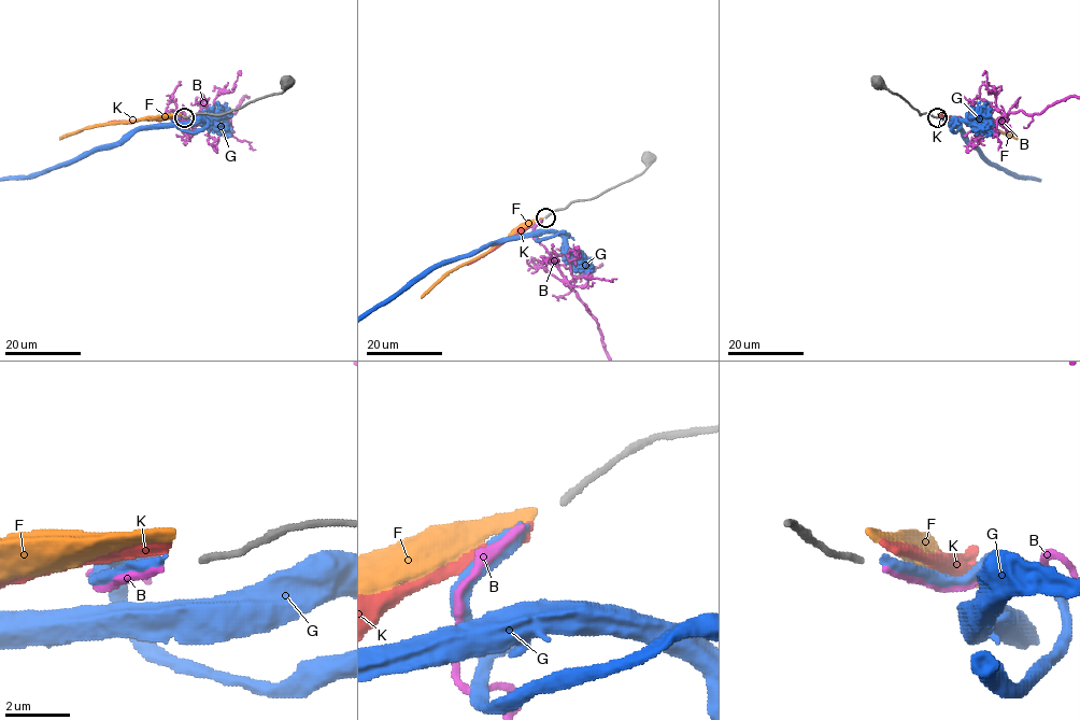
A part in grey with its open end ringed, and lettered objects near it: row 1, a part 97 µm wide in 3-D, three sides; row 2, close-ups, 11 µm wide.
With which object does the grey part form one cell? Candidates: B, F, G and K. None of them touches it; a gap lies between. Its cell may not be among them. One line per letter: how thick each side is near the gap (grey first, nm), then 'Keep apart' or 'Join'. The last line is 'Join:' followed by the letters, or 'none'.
B: Thickness 220 nm (grey) against 240 nm. Join
F: Thickness 220 nm (grey) against 320 nm. Keep apart
G: Thickness 220 nm (grey) against 360 nm. Keep apart
K: Thickness 220 nm (grey) against 280 nm. Keep apart
Join: B

